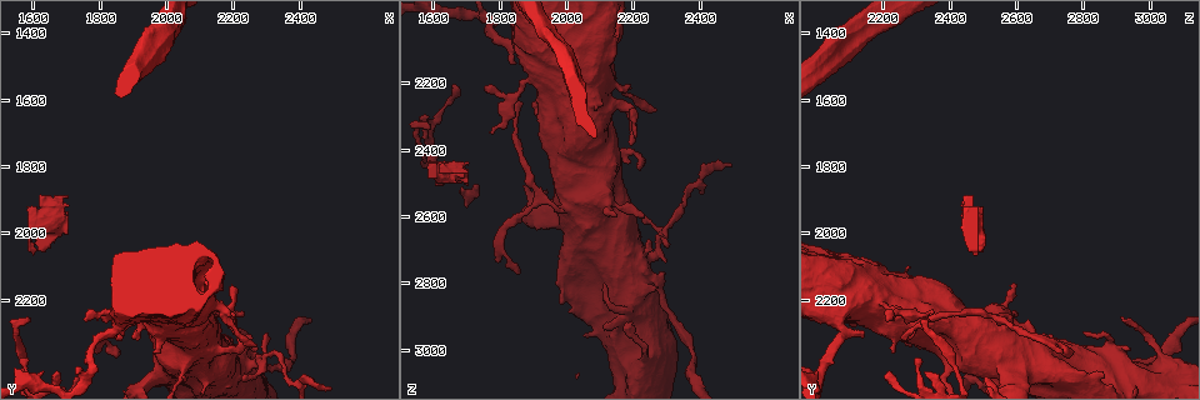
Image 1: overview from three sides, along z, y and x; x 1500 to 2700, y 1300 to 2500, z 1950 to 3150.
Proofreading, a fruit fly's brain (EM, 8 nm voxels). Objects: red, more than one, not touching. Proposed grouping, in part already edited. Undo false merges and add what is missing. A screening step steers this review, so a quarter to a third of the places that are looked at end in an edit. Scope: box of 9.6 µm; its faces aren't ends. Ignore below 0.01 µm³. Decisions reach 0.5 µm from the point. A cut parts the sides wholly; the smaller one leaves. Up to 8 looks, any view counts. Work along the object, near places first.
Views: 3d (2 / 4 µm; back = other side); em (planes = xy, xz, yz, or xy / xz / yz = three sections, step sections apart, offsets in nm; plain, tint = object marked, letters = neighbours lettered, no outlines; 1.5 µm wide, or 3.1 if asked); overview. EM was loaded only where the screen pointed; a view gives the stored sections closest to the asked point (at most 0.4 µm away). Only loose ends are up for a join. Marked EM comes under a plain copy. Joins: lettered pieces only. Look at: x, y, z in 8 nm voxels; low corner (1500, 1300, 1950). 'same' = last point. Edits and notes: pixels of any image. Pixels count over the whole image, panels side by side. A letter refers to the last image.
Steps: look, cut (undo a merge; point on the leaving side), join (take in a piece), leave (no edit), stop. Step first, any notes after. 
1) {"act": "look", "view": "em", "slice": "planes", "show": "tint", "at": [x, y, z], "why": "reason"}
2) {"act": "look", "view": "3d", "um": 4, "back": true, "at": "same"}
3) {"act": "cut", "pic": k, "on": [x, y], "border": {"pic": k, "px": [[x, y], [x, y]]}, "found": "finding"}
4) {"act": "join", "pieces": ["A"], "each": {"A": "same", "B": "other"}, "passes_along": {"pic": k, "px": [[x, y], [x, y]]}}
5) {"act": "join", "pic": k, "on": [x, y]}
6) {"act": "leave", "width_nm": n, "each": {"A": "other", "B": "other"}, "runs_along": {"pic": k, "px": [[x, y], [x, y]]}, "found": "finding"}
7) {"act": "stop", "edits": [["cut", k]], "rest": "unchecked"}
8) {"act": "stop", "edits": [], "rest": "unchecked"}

{"act": "look", "view": "3d", "um": 4, "at": [1850, 2310, 2150], "why": "free end"}

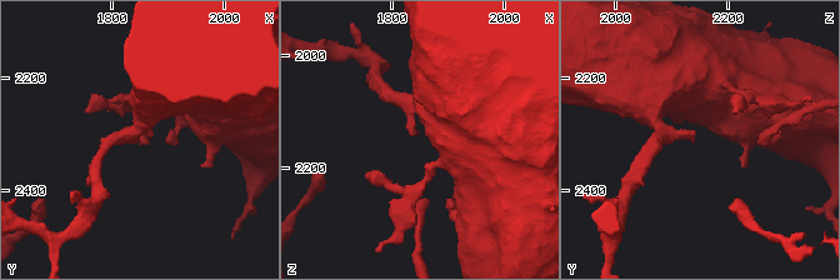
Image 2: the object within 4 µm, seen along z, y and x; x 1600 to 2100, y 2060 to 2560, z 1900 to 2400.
{"act": "look", "view": "em", "slice": "planes", "show": "tint", "at": [1850, 2310, 2140], "arm_widths_nm": [200, 440], "why": "shape alone is not enough"}

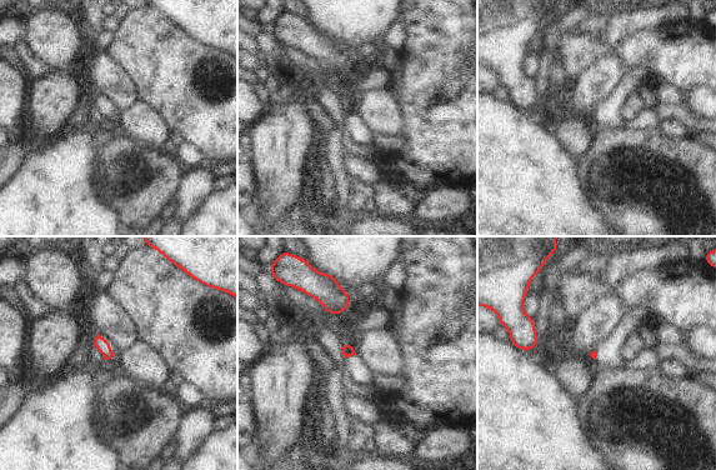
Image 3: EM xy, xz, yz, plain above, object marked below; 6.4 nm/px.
{"act": "look", "view": "em", "slice": "planes", "show": "letters", "at": "same"}

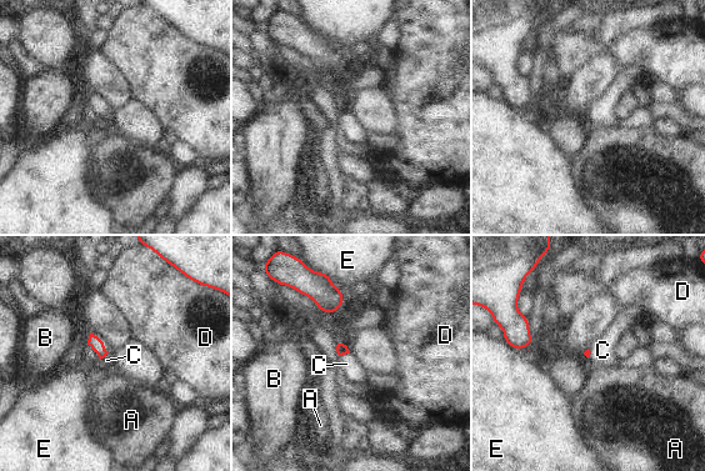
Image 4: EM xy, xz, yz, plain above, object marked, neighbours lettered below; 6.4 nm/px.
{"act": "join", "pieces": ["C"], "each": {"A": "other", "B": "other", "C": "same", "D": "other", "E": "other"}, "passes_along": {"pic": 4, "px": [[96, 344], [108, 352], [106, 360]]}, "found": "the neuron continues"}

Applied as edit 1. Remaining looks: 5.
{"act": "look", "view": "overview", "why": "redraw"}

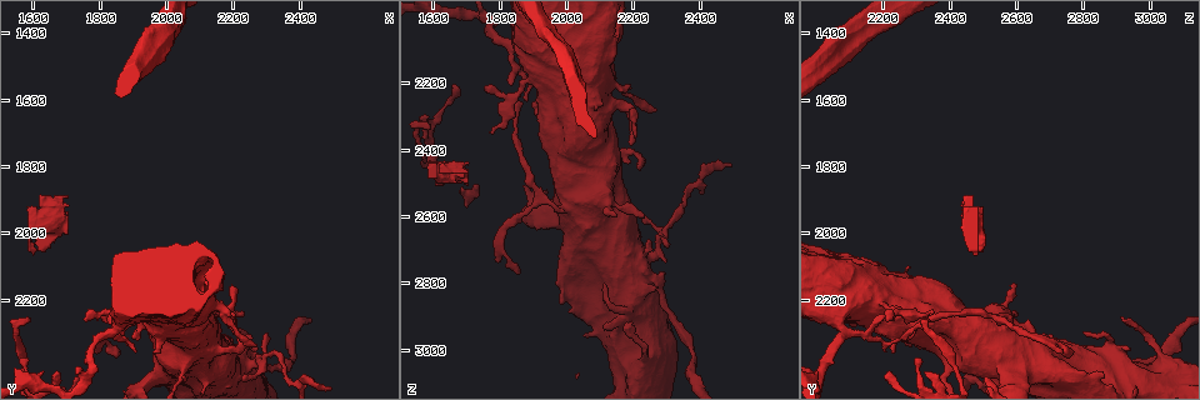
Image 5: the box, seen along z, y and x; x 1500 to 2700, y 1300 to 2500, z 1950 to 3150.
{"act": "look", "view": "em", "slice": "planes", "show": "letters", "at": [1940, 1370, 2070], "why": "stops while still wide"}

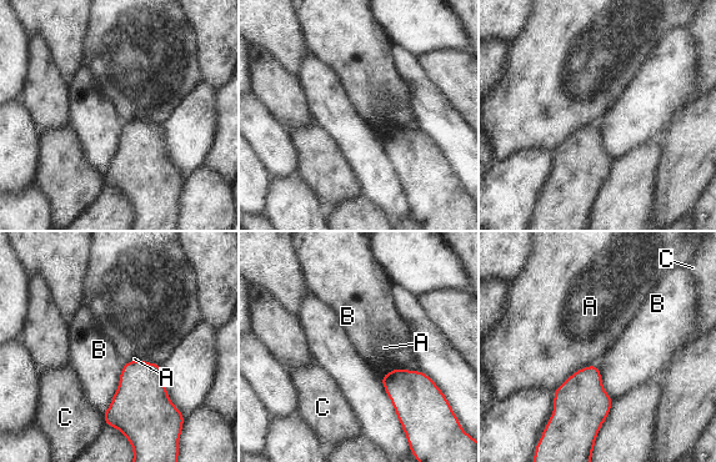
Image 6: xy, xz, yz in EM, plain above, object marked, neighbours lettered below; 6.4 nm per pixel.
{"act": "leave", "each": {"A": "other", "B": "other", "C": "other"}, "border": {"pic": 6, "px": [[395, 367], [380, 381], [401, 427]]}, "found": "no lettered piece goes on from it"}

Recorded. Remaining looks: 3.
{"act": "look", "view": "em", "slice": "xy", "step": 8, "show": "letters", "at": [2220, 2420, 2610], "why": "thin end"}

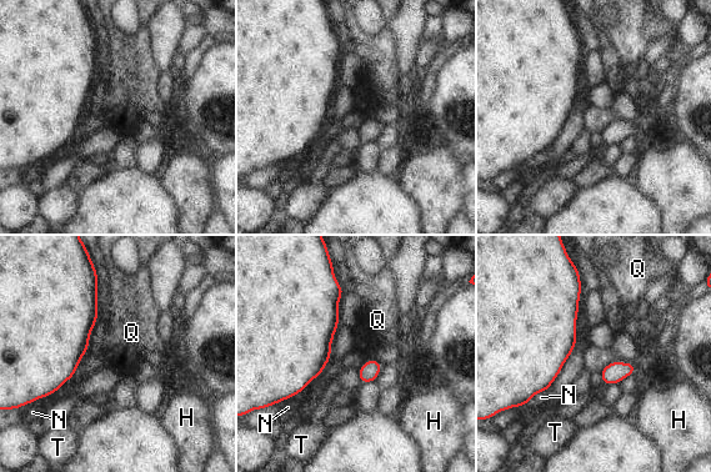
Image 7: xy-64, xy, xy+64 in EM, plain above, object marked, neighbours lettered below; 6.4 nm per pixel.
{"act": "look", "view": "em", "slice": "planes", "show": "letters", "at": "same", "why": "another direction"}

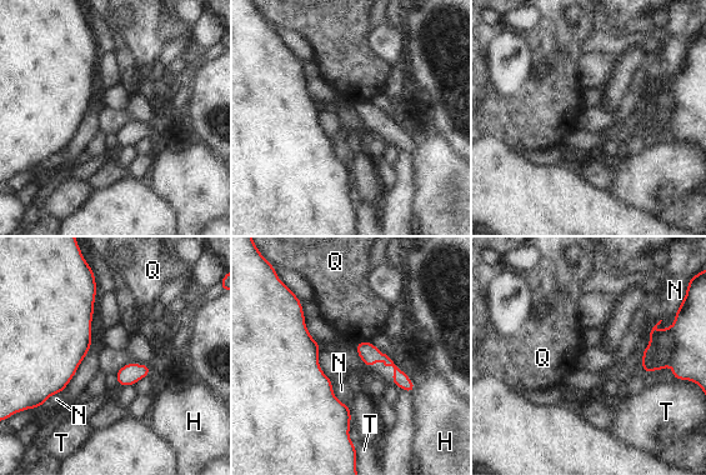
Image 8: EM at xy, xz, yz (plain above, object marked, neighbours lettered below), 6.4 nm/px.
{"act": "leave", "each": {"H": "other", "N": "other", "Q": "other", "T": "other"}, "border": {"pic": 8, "px": [[370, 340], [359, 340], [356, 343]]}, "found": "none of them fits"}

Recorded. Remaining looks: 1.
{"act": "stop", "edits": [["join", 4]], "rest": "unchecked"}

